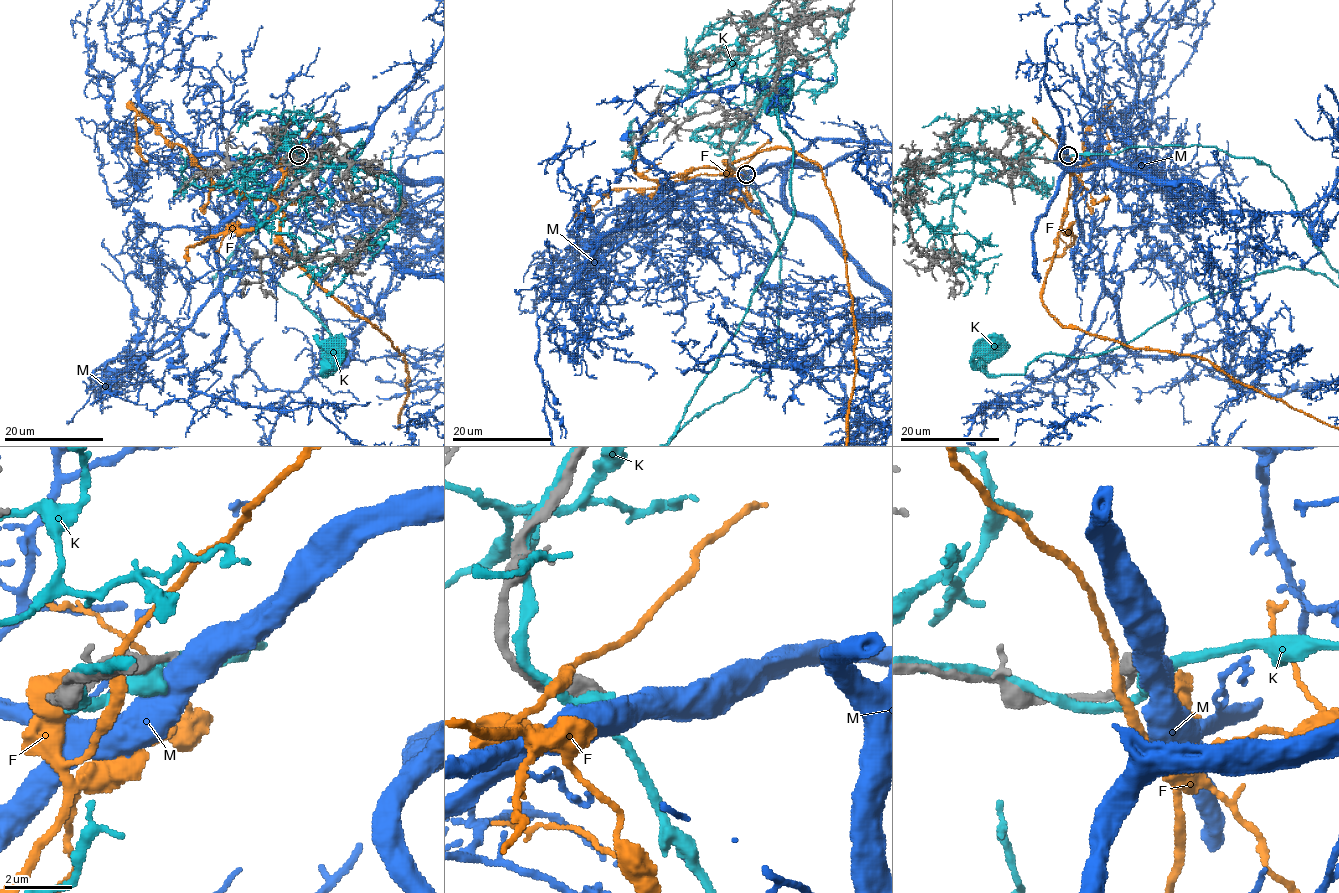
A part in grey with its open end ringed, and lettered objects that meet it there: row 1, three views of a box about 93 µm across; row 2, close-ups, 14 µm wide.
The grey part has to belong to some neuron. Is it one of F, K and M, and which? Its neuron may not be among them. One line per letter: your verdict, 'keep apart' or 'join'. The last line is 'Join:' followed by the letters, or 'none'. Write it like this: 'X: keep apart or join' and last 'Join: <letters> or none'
F: keep apart
K: keep apart
M: keep apart
Join: none

